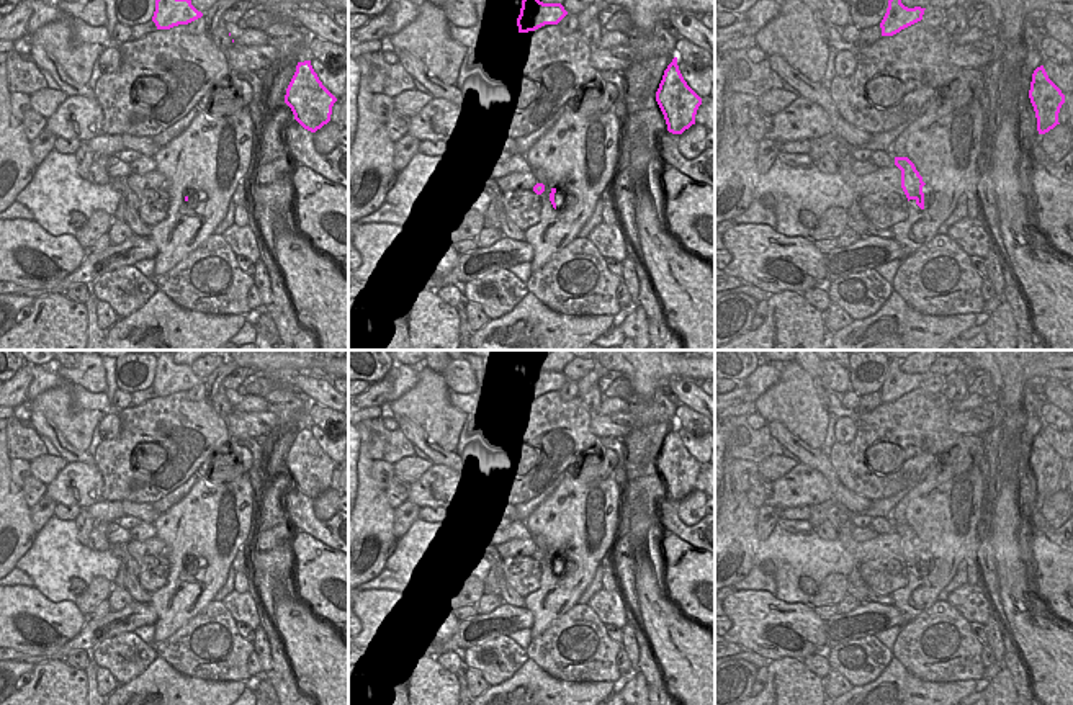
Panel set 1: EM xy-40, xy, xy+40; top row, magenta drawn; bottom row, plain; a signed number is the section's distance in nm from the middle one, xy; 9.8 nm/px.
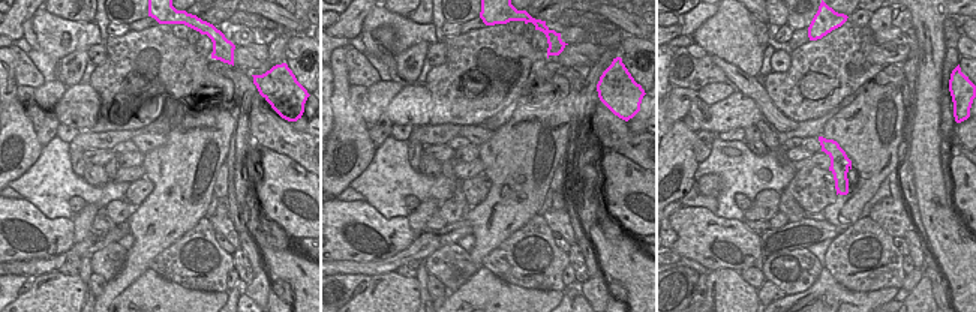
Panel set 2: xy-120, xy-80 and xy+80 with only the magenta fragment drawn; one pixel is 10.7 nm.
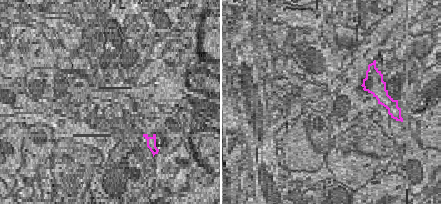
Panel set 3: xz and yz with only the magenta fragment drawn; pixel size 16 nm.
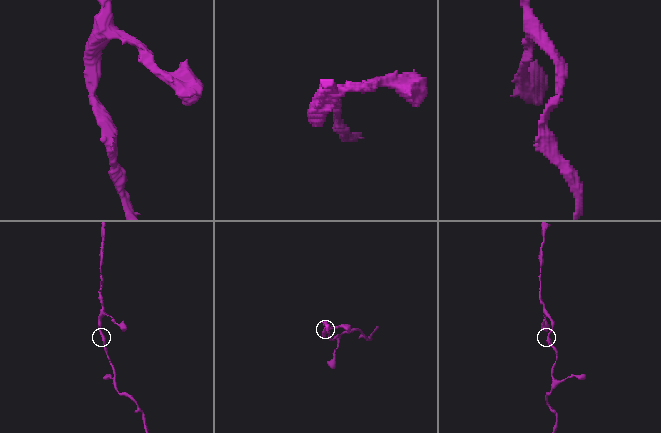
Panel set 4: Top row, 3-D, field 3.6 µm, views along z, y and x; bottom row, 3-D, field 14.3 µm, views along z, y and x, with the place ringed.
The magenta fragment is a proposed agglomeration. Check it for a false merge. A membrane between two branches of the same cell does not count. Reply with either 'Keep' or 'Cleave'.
Keep

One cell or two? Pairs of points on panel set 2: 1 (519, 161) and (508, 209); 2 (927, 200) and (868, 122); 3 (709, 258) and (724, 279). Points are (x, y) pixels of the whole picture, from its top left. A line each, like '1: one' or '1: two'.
1: one
2: two
3: two

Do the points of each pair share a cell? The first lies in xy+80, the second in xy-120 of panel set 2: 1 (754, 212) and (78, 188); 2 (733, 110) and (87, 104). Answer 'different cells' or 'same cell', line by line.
1: different cells
2: same cell

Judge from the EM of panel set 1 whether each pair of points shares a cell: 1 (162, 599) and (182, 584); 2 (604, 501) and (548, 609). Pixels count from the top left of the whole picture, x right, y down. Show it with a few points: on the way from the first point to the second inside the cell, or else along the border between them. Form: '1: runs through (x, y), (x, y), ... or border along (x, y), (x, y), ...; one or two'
1: runs through (167, 597), (177, 588); one
2: runs through (579, 527), (579, 555), (570, 583); one

